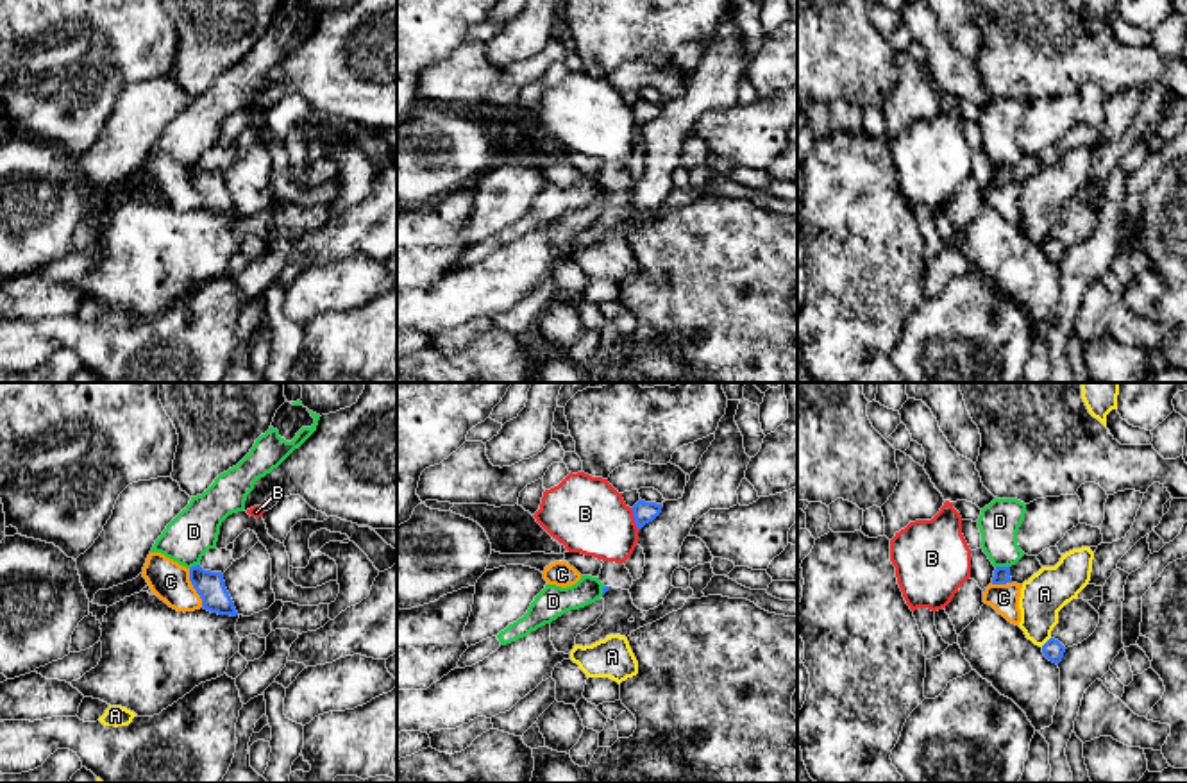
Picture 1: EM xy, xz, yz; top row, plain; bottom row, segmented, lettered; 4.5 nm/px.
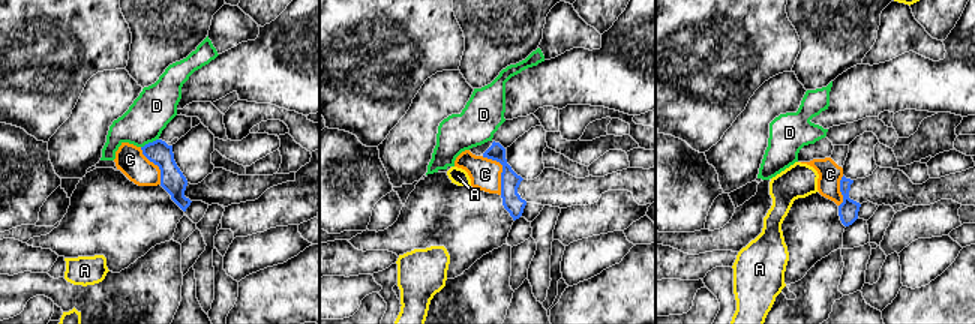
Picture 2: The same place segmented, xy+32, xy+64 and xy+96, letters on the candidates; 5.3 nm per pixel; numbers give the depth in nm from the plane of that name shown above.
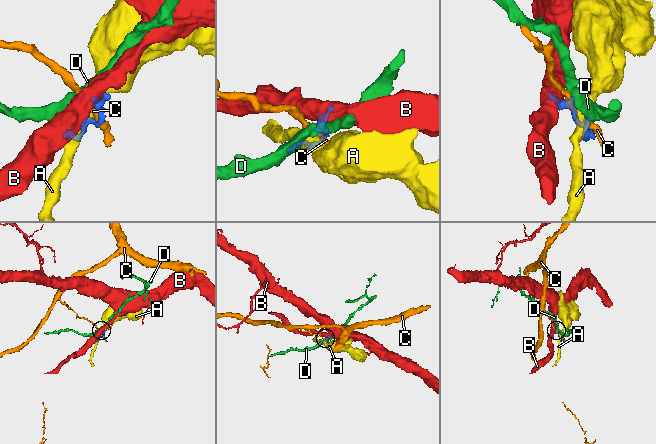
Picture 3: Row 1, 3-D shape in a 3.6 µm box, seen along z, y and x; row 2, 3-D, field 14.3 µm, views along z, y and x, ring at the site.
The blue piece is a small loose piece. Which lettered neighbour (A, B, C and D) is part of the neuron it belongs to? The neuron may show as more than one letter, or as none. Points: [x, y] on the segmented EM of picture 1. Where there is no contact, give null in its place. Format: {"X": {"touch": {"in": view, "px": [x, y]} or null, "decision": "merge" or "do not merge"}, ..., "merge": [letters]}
{"A": {"touch": {"in": "yz", "px": [1046, 642]}, "decision": "do not merge"}, "B": {"touch": {"in": "xz", "px": [635, 519]}, "decision": "do not merge"}, "C": {"touch": {"in": "xy", "px": [193, 587]}, "decision": "do not merge"}, "D": {"touch": {"in": "yz", "px": [1003, 567]}, "decision": "do not merge"}, "merge": []}

